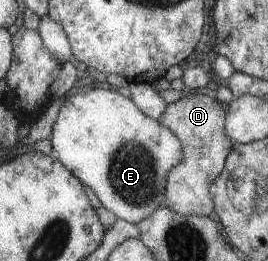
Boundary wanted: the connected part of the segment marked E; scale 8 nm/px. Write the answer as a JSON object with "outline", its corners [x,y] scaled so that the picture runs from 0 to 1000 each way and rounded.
{"outline":[[[321,326],[269,345],[228,395],[190,494],[194,594],[209,602],[317,716],[354,743],[377,793],[437,839],[511,862],[616,770],[616,697],[631,655],[675,625],[683,579],[660,517],[578,456],[541,441],[489,379],[407,330]]]}

